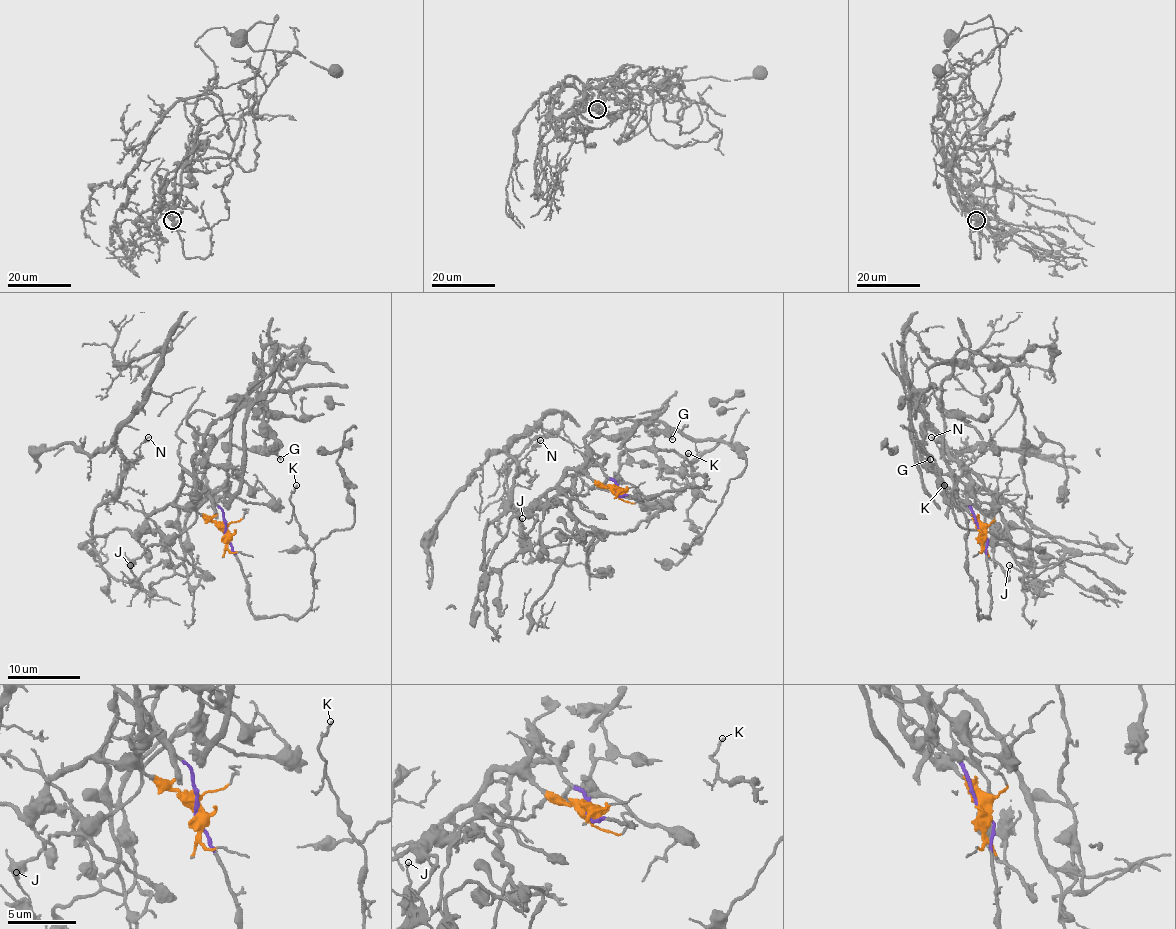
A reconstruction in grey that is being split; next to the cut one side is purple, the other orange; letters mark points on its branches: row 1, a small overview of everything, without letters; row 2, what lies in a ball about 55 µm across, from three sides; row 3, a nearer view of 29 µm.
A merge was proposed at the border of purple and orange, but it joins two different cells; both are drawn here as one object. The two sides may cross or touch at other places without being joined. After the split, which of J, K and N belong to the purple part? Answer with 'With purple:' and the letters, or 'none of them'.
With purple: K

